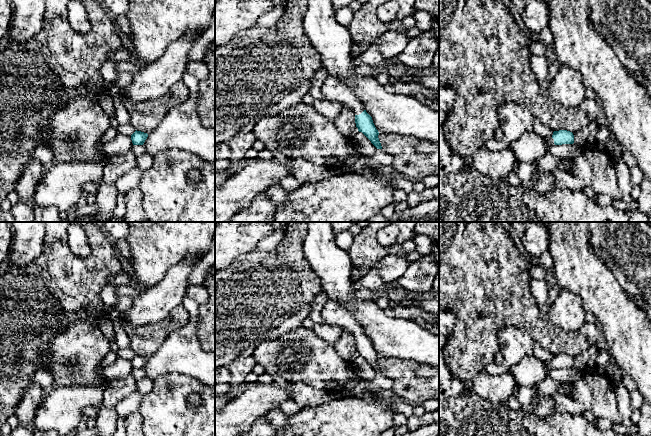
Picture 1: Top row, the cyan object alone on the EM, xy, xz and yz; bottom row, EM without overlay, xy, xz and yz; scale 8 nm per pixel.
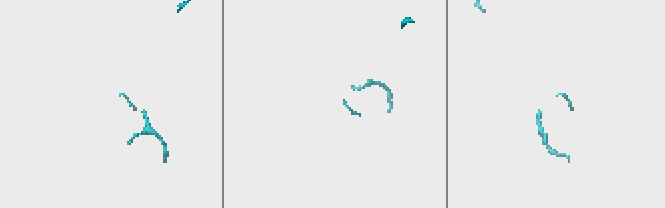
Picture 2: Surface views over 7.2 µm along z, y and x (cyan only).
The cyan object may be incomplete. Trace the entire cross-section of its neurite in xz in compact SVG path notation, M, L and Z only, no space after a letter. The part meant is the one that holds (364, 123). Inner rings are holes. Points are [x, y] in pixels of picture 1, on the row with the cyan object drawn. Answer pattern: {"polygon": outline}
{"polygon": "M328 76L321 90L324 96L323 99L339 102L351 108L355 113L355 123L358 131L362 132L377 149L382 149L378 138L379 132L373 123L372 117L366 112L363 104L346 81L339 77Z"}

